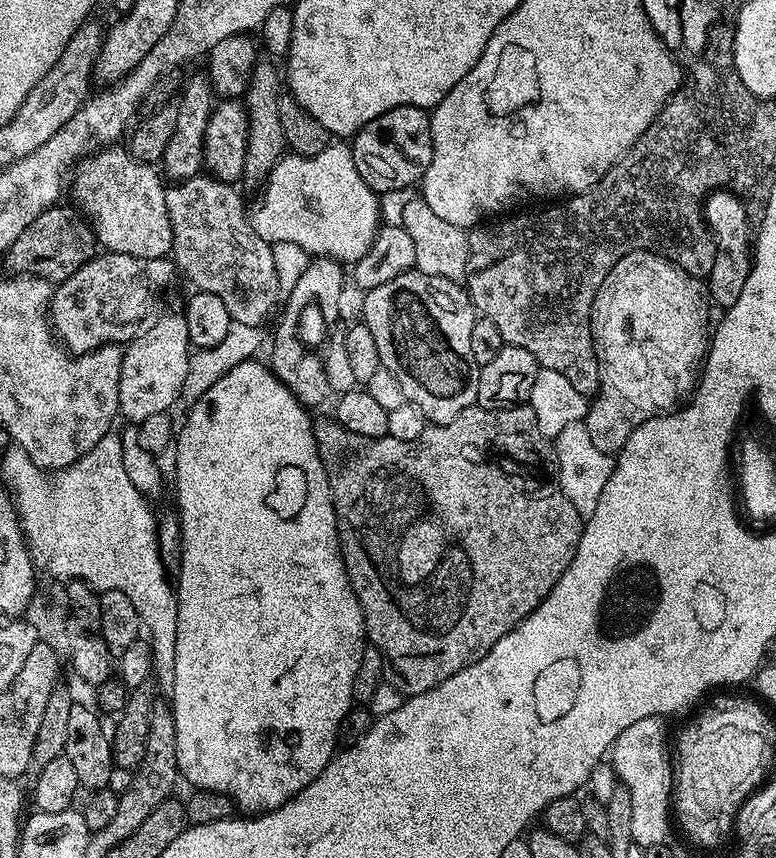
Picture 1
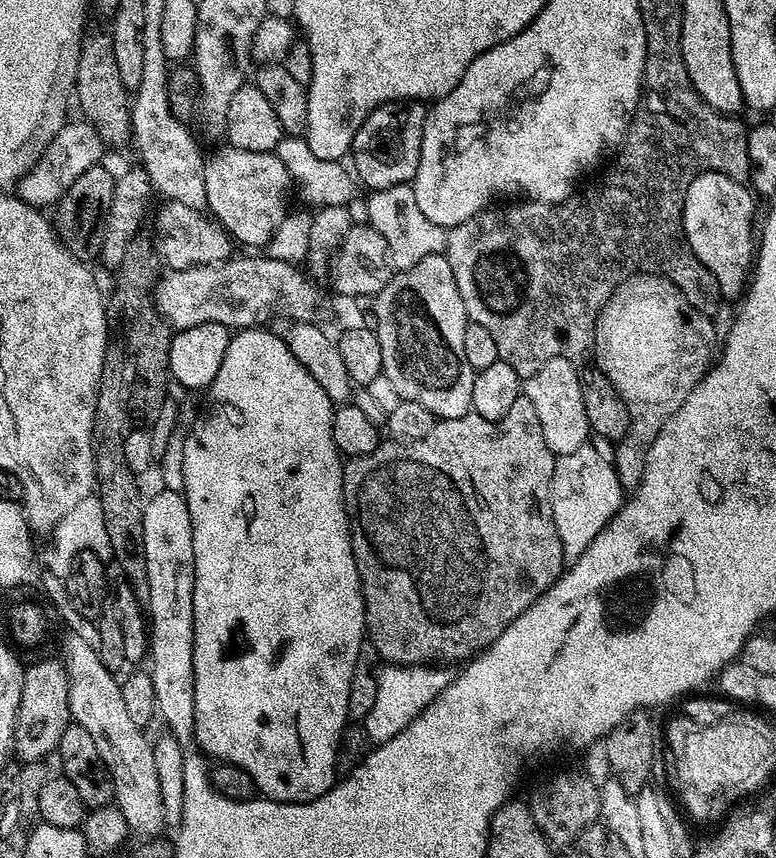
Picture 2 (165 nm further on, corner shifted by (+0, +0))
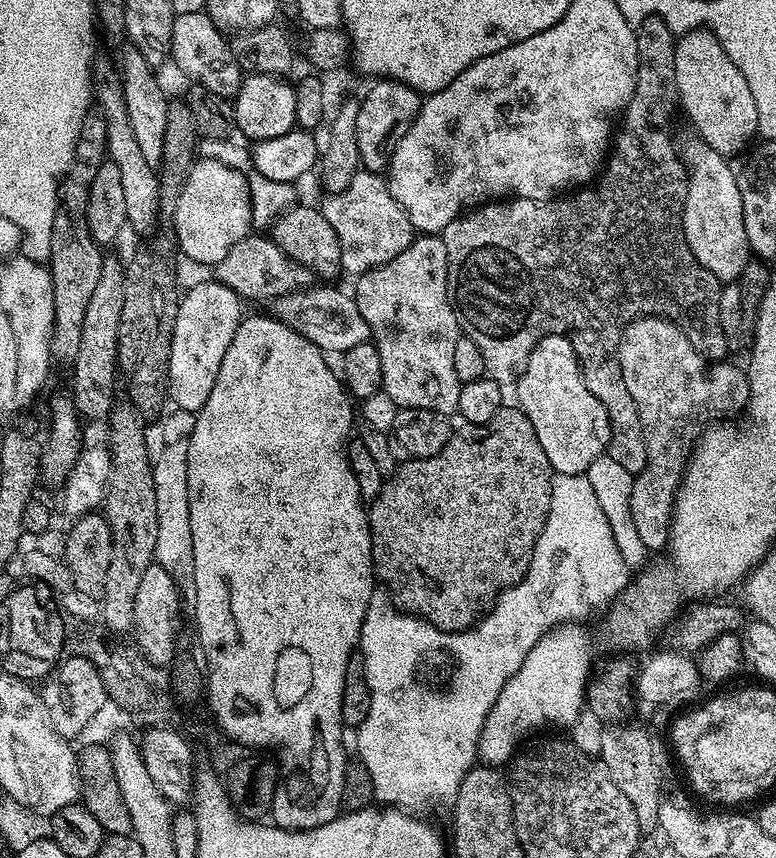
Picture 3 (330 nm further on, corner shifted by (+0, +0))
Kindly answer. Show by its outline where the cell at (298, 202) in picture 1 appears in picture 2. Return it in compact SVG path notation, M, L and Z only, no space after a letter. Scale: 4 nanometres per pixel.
M224 146L205 166L207 211L233 241L240 243L241 240L252 250L263 249L274 230L278 230L282 218L288 215L288 186L290 188L287 168L271 152L251 152Z

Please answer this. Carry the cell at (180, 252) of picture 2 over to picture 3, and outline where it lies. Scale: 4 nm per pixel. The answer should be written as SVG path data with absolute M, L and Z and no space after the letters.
M250 234L239 240L226 254L226 258L215 264L214 276L226 286L230 286L230 290L234 290L245 301L264 302L271 302L275 296L298 292L309 287L314 280L314 273L309 268L294 262L294 258L278 250L276 243L264 234Z

